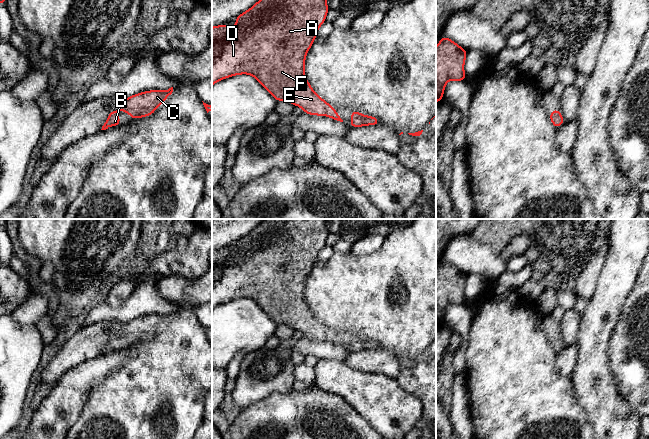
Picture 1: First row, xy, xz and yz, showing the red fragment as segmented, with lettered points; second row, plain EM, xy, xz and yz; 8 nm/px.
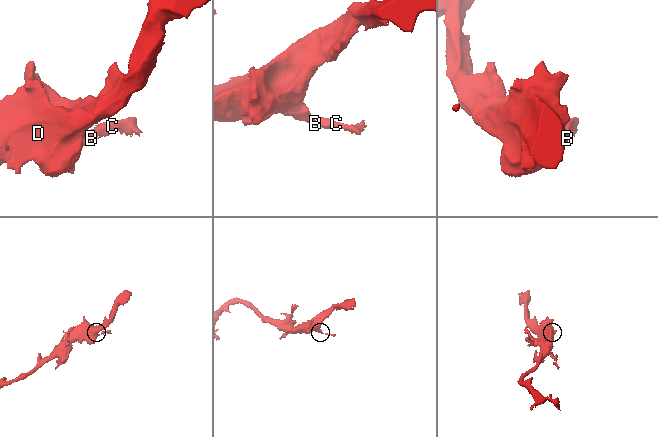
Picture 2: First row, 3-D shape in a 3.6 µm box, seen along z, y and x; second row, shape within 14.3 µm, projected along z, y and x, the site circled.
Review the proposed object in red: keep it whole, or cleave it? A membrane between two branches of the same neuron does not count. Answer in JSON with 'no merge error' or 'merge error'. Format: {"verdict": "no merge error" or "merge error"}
{"verdict": "no merge error"}

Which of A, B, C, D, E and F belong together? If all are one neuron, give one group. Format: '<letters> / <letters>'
A B C D E F

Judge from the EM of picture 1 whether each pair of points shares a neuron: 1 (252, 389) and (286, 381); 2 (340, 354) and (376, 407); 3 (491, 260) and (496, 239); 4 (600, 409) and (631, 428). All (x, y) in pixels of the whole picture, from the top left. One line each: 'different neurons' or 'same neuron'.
1: same neuron
2: different neurons
3: different neurons
4: same neuron

